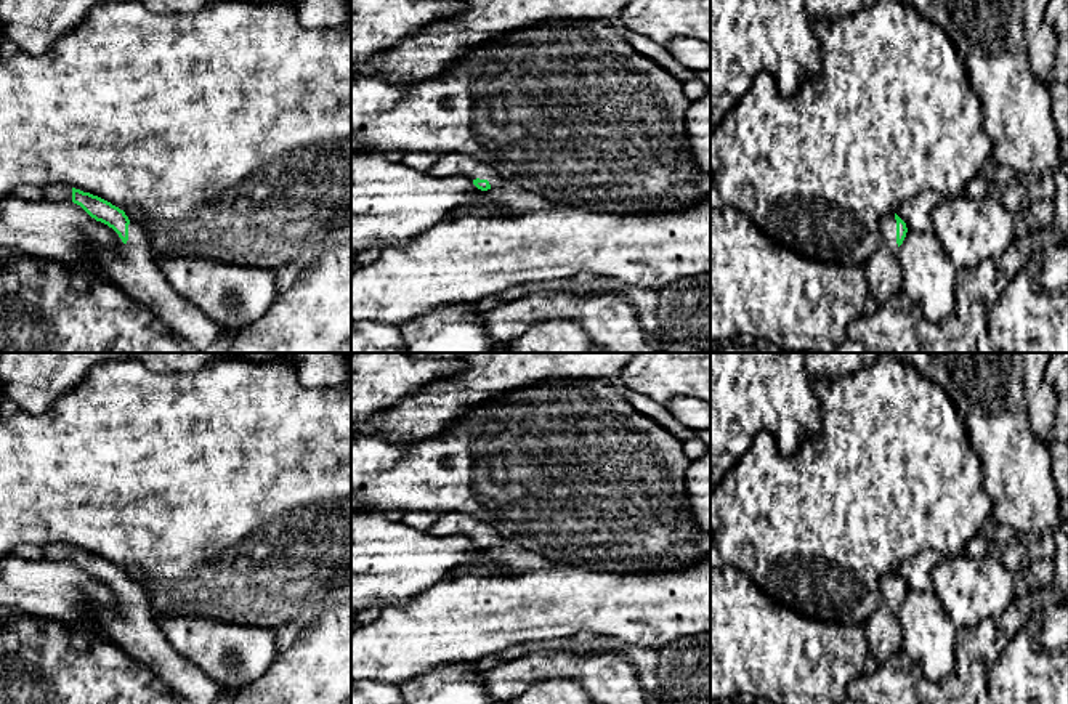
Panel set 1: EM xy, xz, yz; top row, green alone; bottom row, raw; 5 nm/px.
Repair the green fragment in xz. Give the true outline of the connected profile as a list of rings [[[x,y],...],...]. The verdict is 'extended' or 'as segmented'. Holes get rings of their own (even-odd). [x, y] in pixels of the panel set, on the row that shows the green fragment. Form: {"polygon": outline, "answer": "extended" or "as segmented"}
{"polygon": [[[462,152],[441,154],[433,165],[431,173],[444,176],[465,176],[481,191],[500,188],[507,183],[492,167]]], "answer": "extended"}

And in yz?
{"polygon": [[[895,213],[880,220],[880,245],[864,265],[869,295],[877,306],[884,306],[901,290],[903,268],[900,265],[900,245],[908,228]]], "answer": "extended"}

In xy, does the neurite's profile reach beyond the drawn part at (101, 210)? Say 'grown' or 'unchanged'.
grown

